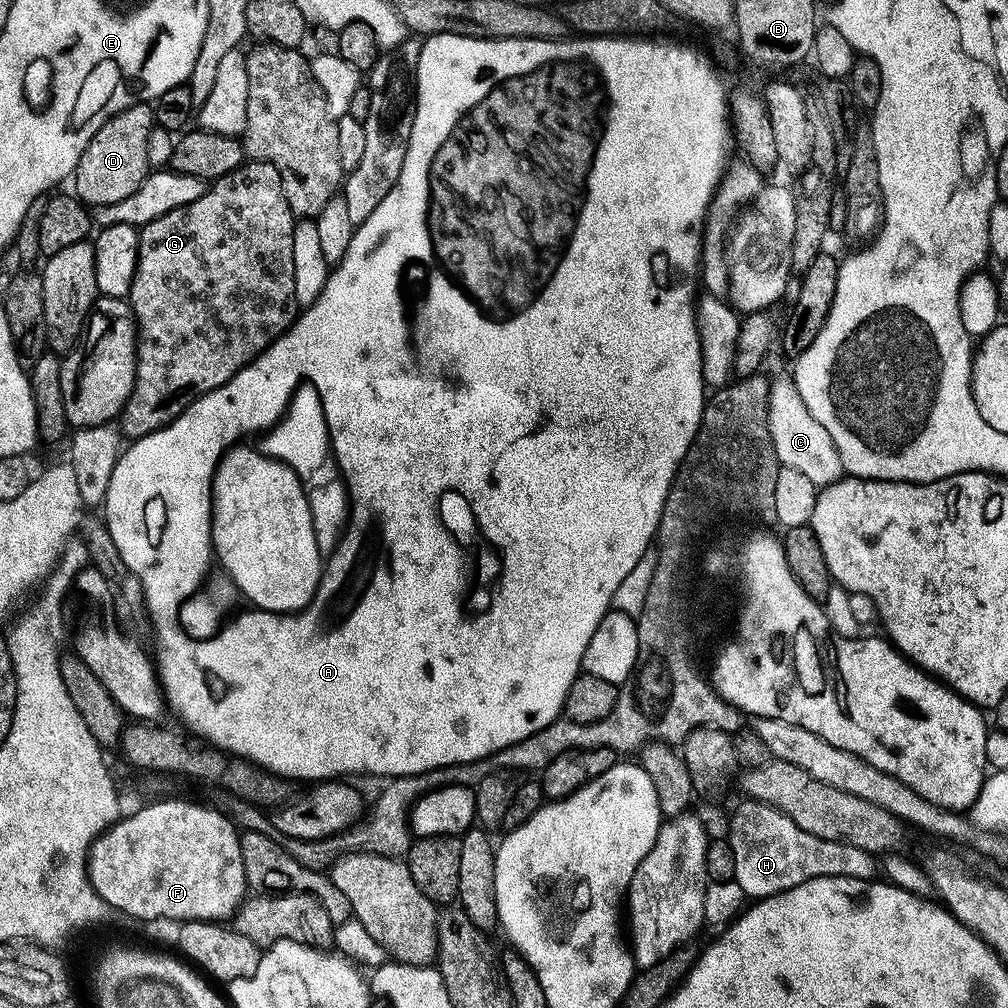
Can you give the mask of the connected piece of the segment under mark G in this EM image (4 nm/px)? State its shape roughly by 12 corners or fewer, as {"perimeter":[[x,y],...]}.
{"perimeter":[[248,160],[139,229],[129,441],[298,315],[297,217]]}

